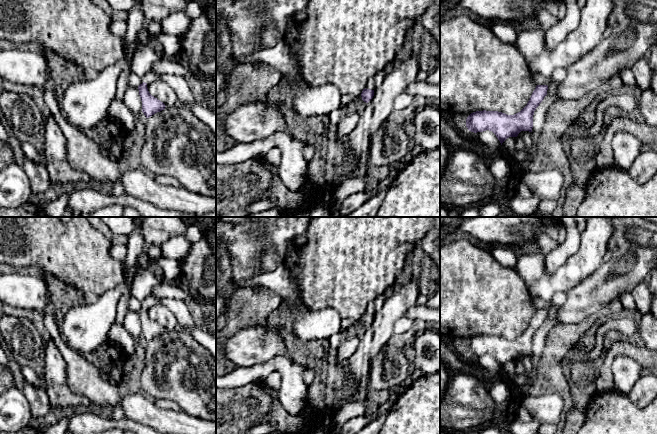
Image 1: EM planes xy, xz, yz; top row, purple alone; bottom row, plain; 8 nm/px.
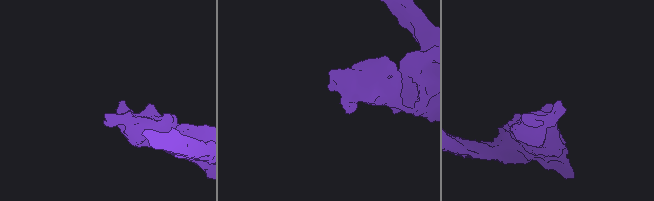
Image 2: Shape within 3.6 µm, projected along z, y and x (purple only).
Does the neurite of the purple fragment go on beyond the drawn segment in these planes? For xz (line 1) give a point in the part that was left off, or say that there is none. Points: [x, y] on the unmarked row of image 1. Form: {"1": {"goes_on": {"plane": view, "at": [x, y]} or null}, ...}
{"1": {"goes_on": null}}

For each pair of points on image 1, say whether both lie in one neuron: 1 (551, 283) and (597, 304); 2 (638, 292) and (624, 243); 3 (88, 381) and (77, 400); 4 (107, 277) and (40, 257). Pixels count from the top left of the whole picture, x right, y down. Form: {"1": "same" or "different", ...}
{"1": "different", "2": "different", "3": "different", "4": "same"}

